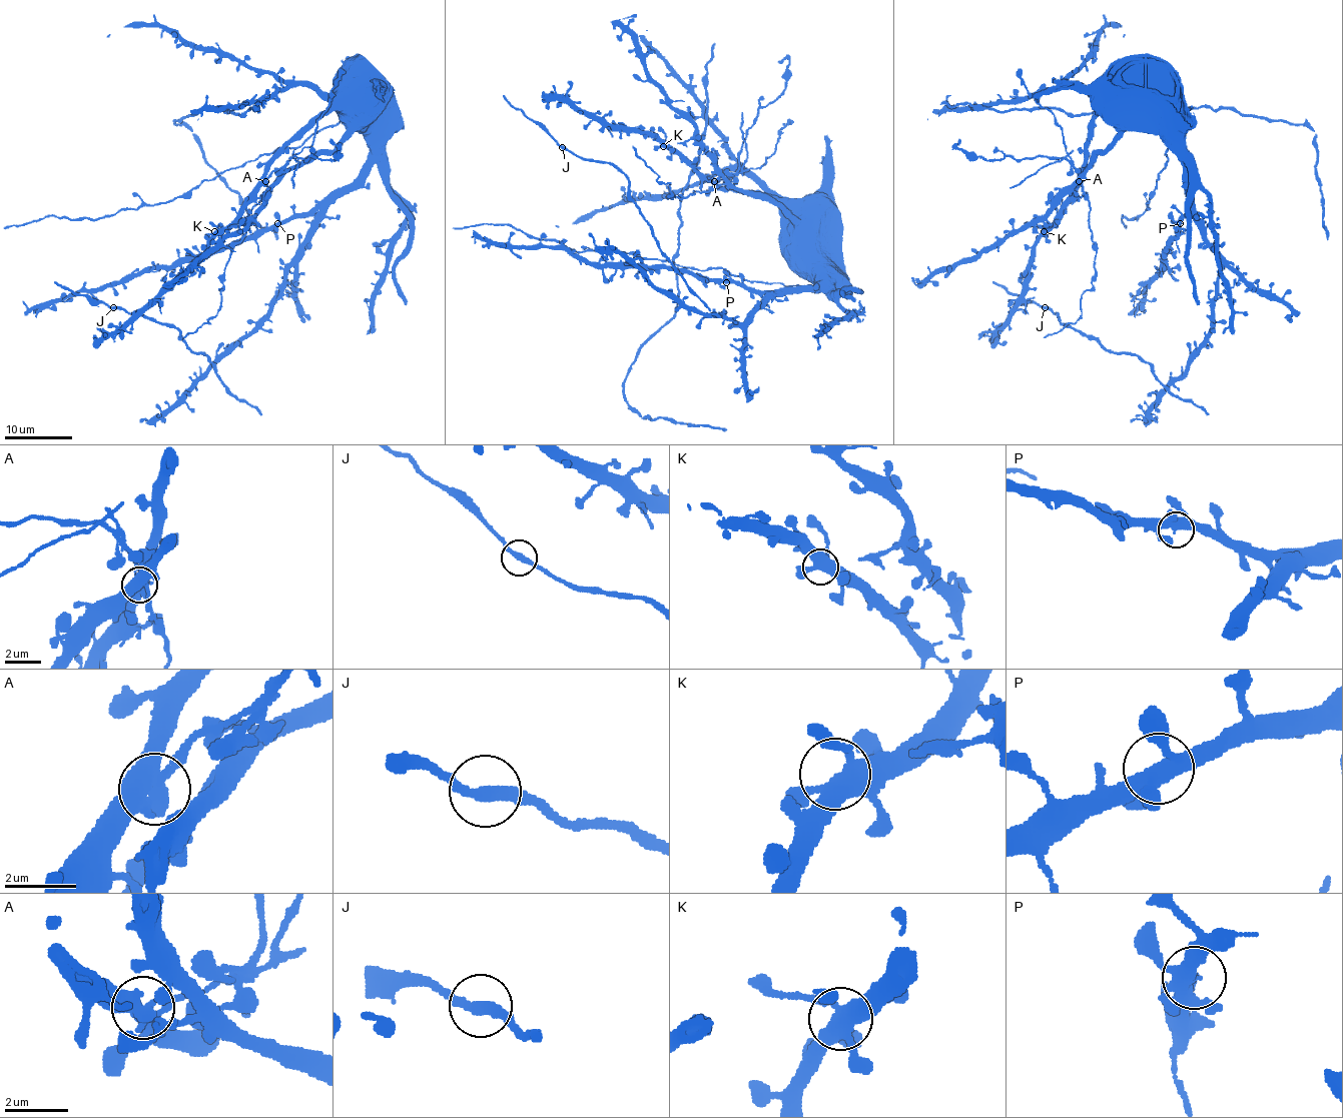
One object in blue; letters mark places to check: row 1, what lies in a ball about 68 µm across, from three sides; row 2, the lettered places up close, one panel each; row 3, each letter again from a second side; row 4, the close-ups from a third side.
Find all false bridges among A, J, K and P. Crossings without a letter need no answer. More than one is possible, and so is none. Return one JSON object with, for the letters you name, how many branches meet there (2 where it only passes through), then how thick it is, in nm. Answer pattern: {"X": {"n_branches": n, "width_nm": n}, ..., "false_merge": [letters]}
{"A": {"n_branches": 4, "width_nm": 480}, "false_merge": ["A"]}

